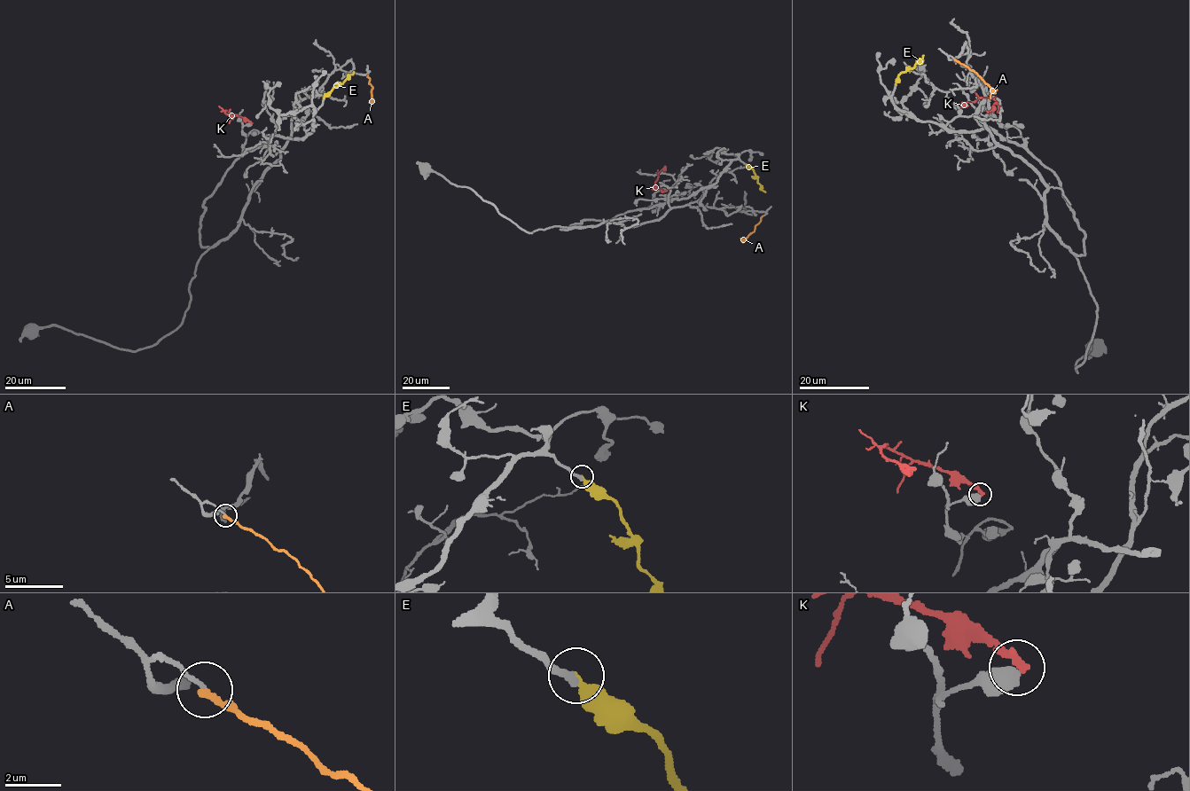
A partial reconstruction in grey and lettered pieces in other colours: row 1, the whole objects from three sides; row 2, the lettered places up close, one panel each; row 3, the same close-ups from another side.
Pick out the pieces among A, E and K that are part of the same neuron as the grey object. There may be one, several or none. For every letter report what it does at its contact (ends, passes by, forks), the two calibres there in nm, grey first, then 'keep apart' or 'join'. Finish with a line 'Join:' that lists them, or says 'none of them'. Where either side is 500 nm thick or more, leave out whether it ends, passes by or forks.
A: it ends; calibres 130 and 240 nm; keep apart
E: it ends; calibres 320 and 360 nm; join
K: calibres 600 and 280 nm; keep apart
Join: E

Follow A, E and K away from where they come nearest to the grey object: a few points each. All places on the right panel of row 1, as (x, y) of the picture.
A: (955, 59), (974, 70), (991, 88), (990, 98)
E: (896, 83), (899, 74), (912, 69), (923, 55)
K: (988, 113), (997, 103), (993, 98), (980, 97), (961, 107)

